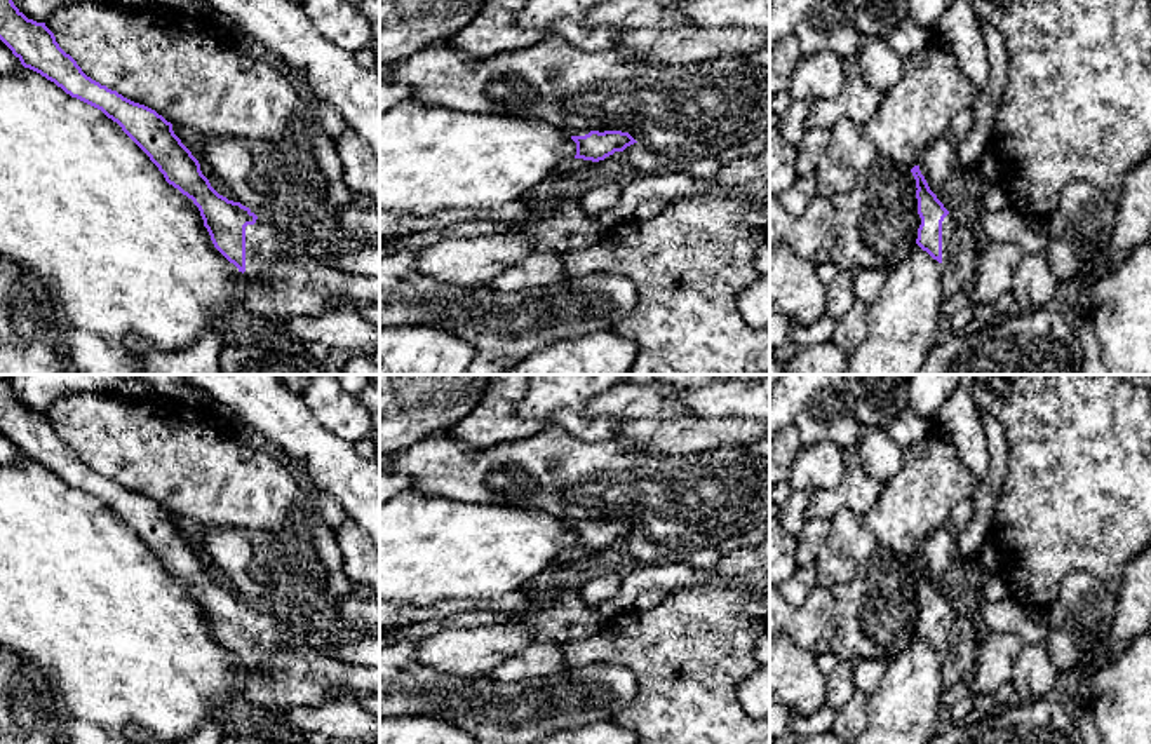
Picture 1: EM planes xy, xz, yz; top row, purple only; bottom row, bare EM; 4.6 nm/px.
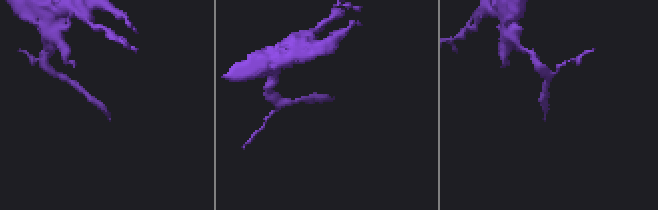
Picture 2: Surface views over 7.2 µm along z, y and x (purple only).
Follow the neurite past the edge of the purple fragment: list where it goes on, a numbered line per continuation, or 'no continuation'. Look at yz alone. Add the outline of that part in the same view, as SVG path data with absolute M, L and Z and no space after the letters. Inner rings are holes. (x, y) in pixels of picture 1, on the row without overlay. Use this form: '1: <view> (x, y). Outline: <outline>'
1: yz (948, 615). Outline: M947 605L942 612L942 653L949 648L949 643L947 643L947 636L949 636L949 631L951 631L951 626L954 622L954 610L951 605Z

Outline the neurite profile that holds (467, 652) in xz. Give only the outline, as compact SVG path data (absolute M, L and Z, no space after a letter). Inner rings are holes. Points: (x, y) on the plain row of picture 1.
M522 622L481 627L446 627L414 641L416 657L430 667L454 676L481 676L505 659L533 645L531 629Z

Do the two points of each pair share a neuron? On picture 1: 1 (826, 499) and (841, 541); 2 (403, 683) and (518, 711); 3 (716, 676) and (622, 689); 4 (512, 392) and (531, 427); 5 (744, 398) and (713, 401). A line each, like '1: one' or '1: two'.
1: two
2: one
3: two
4: one
5: one

